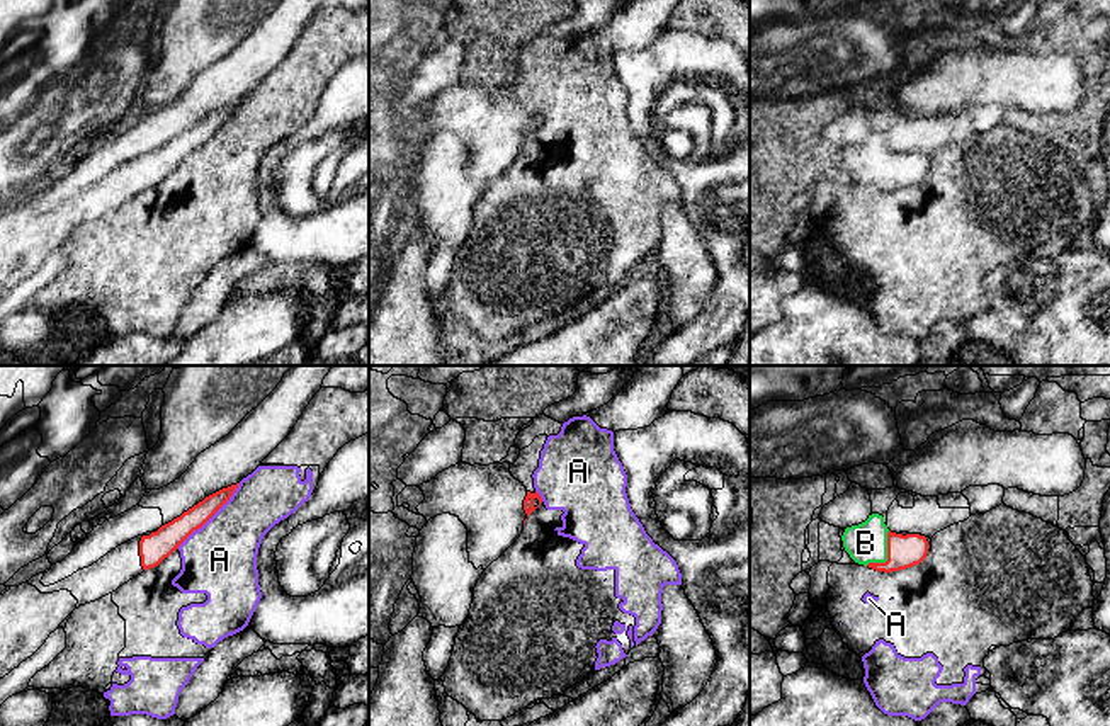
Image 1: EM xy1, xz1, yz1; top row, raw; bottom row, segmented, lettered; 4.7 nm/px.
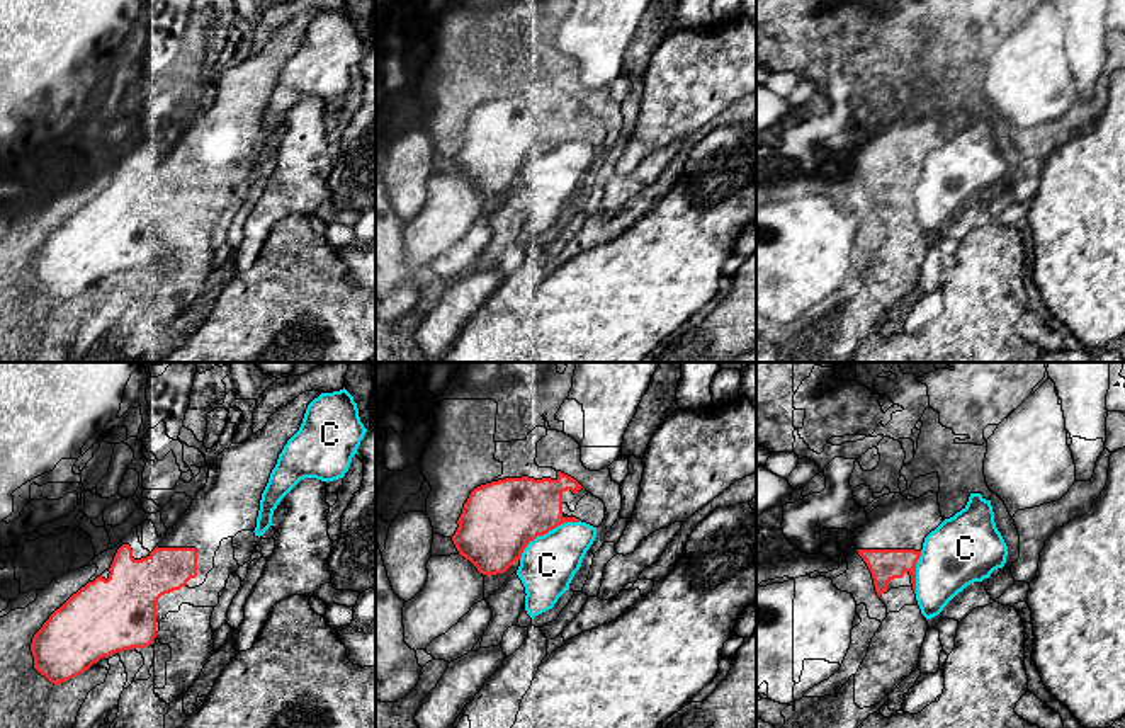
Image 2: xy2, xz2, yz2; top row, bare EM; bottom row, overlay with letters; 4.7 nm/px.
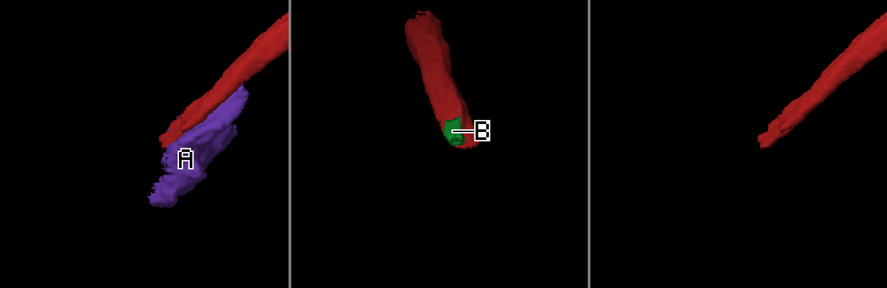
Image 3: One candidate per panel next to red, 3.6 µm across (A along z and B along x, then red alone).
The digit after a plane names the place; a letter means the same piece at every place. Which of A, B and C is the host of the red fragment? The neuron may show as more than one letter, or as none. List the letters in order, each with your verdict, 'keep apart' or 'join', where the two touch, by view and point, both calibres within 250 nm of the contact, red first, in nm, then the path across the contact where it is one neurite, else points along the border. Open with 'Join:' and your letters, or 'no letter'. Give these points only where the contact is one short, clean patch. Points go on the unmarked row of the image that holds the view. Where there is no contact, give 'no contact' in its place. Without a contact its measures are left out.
Join: B, C
A: keep apart; contact xy1 (209, 136); calibres 120 and 360 nm
B: join; contact yz1 (888, 175); calibres 160 and 190 nm
C: join; contact xz2 (546, 152); calibres 360 and 260 nm; way xz2 (498, 140), (524, 140), (546, 152), (548, 184)

